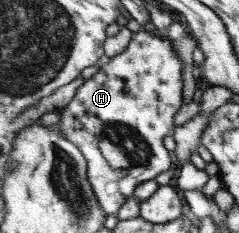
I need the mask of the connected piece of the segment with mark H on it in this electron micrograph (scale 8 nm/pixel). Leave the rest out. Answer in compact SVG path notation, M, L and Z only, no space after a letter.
M138 31L133 33L133 39L129 44L129 47L119 54L110 58L109 62L100 67L98 72L92 75L89 79L86 79L84 83L77 89L72 100L60 111L61 120L58 127L63 130L63 134L67 136L68 140L71 140L87 157L88 176L91 180L96 198L100 202L100 206L106 215L116 214L123 208L123 205L127 201L135 196L136 187L139 184L148 182L160 176L162 172L166 172L168 168L174 168L174 153L168 151L168 148L164 148L164 138L173 134L176 130L175 116L184 104L184 65L182 59L177 55L174 50L174 45L171 43L170 38L162 38L154 35L148 31Z

